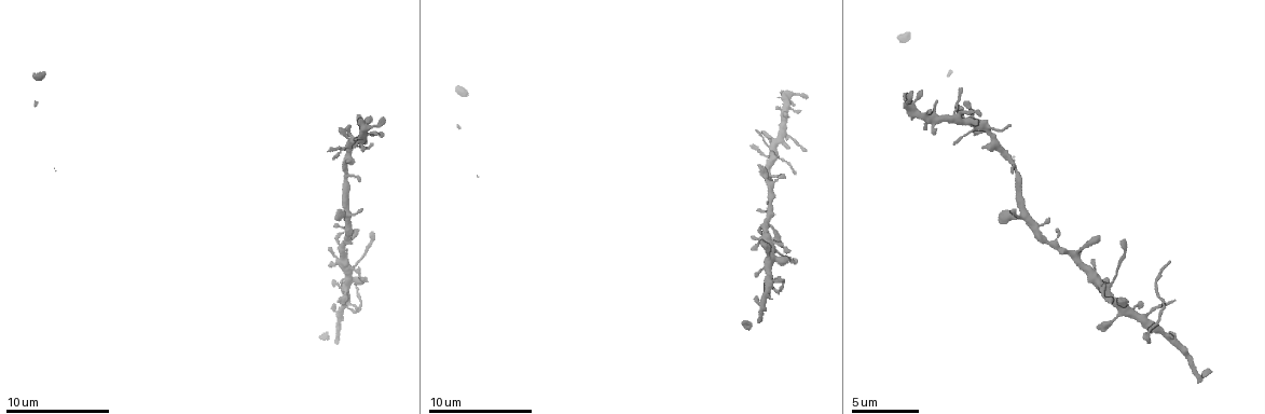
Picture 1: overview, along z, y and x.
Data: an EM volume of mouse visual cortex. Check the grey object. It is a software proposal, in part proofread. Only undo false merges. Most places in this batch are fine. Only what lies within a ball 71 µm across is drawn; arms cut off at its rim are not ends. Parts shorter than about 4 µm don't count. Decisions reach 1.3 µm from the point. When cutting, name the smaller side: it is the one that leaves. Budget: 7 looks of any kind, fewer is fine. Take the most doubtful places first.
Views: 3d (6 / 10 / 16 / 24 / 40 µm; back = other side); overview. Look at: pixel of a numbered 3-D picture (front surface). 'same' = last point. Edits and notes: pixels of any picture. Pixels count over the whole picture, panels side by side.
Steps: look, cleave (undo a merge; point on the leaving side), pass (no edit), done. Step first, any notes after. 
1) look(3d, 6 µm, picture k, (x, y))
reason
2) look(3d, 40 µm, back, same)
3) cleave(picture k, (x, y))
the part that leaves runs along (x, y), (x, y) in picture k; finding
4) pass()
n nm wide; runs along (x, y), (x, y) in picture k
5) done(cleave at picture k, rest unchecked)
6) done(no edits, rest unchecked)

look(3d, 10 µm, picture 1, (350, 302))
branch point

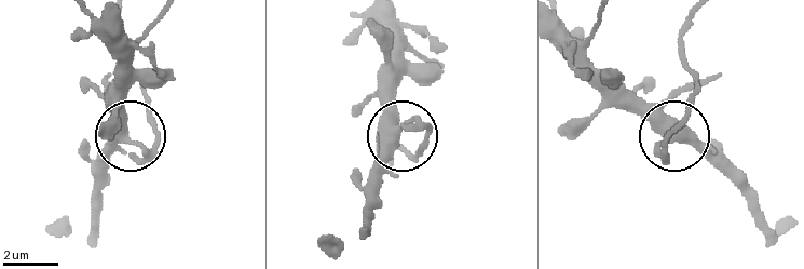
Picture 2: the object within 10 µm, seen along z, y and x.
cleave(picture 2, (151, 121))
the part that leaves runs along (661, 152), (685, 112), (695, 78), (681, 50), (685, 22) in picture 2; a second neuron is stuck on

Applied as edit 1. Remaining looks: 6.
look(overview)

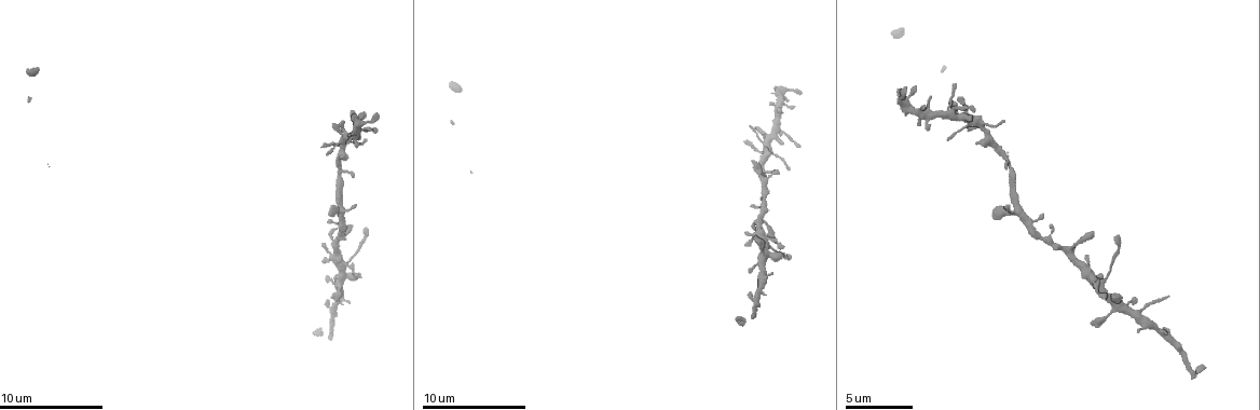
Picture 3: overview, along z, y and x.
look(3d, 16 µm, picture 3, (1102, 284))
small branch off a trunk

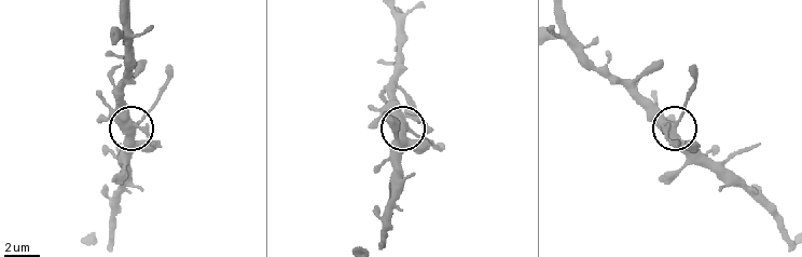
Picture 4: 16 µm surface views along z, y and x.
look(3d, 16 µm, back, picture 4, (674, 127))

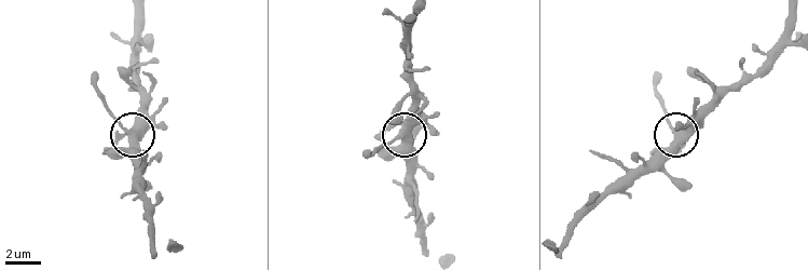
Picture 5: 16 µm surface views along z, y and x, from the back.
pass()
430 nm wide; runs along (794, 27), (757, 70), (719, 92), (680, 131), (663, 106) in picture 5; continuous, no second neuron

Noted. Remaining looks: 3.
look(3d, 10 µm, picture 3, (984, 130))
four-way junction

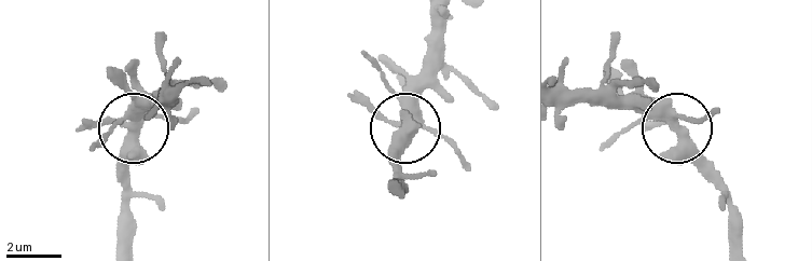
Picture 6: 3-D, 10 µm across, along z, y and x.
pass()
one neuron here

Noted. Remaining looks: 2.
done(cleave at picture 2, rest unchecked)

